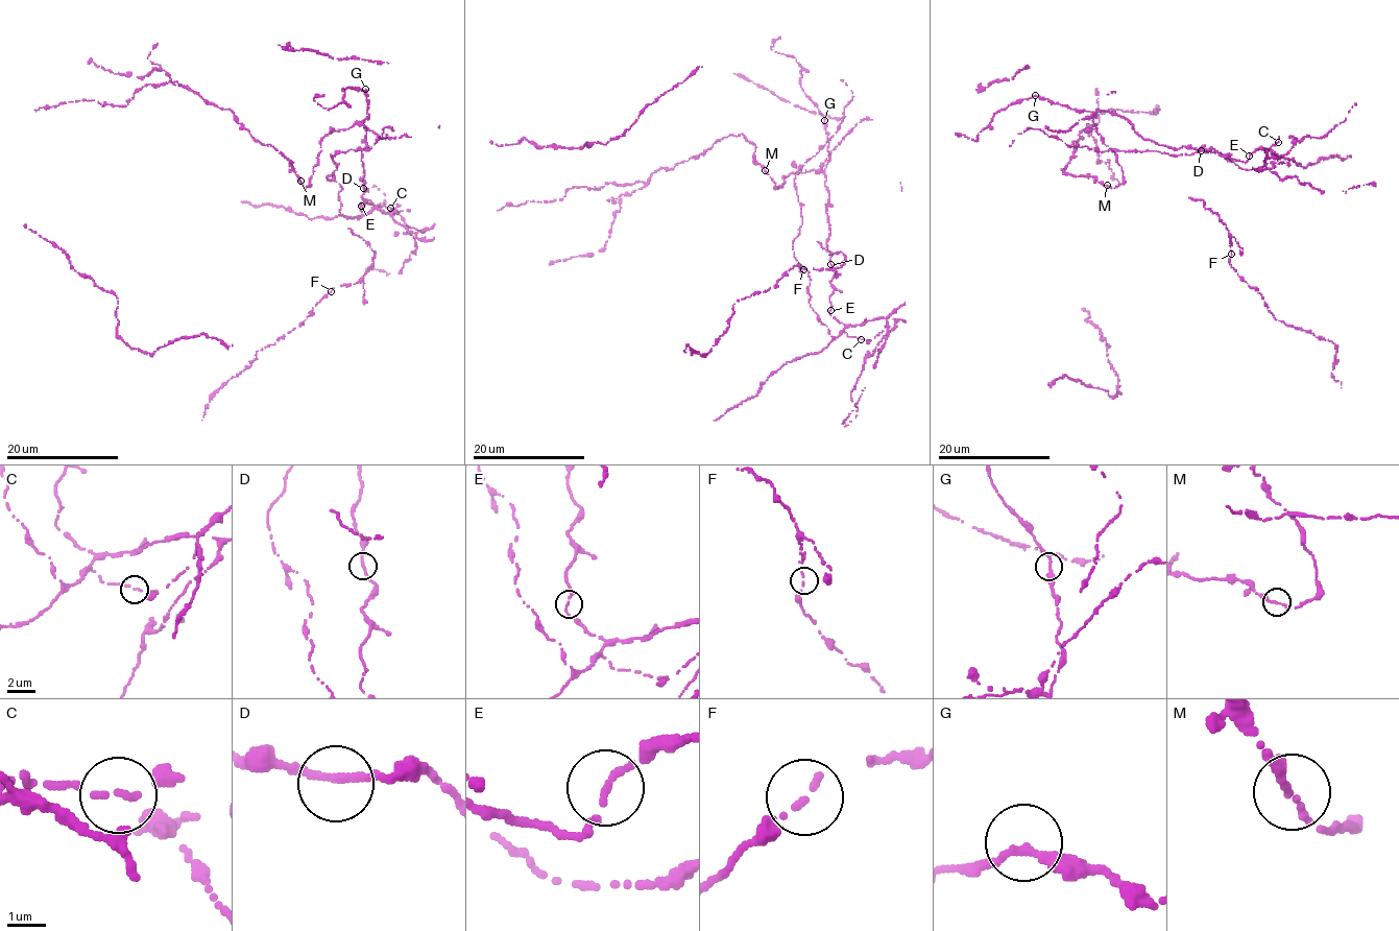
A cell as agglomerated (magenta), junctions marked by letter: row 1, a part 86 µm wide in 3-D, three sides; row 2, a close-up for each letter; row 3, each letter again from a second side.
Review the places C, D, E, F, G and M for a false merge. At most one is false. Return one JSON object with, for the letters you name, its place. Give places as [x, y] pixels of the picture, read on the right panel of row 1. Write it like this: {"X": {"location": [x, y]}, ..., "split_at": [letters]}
{"split_at": []}

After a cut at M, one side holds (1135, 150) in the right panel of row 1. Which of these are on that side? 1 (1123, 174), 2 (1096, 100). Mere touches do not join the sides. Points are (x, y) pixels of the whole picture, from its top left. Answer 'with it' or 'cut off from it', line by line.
1: with it
2: cut off from it

